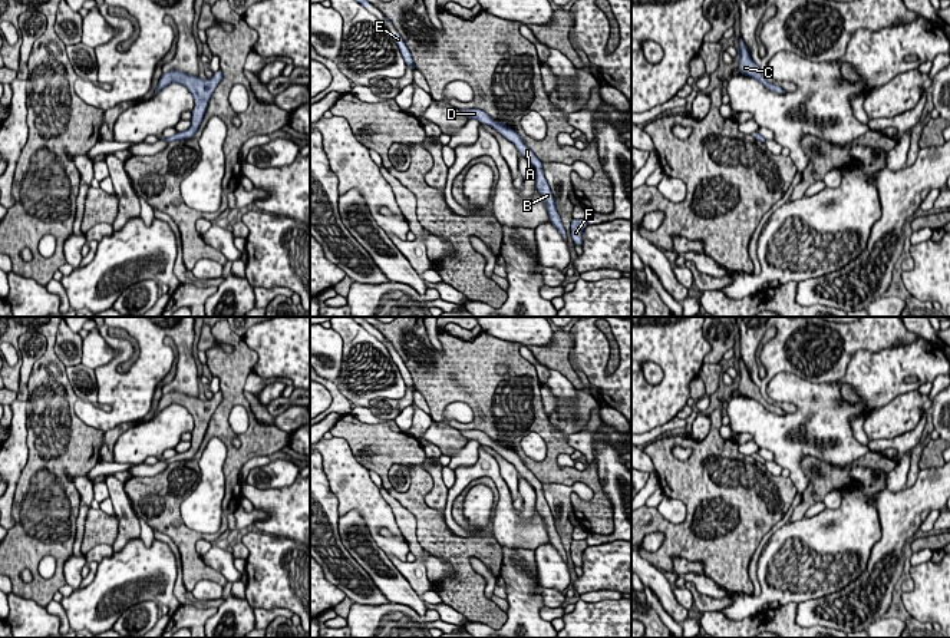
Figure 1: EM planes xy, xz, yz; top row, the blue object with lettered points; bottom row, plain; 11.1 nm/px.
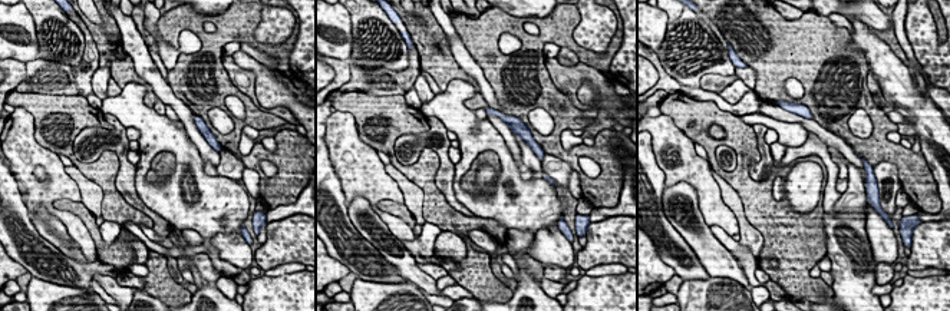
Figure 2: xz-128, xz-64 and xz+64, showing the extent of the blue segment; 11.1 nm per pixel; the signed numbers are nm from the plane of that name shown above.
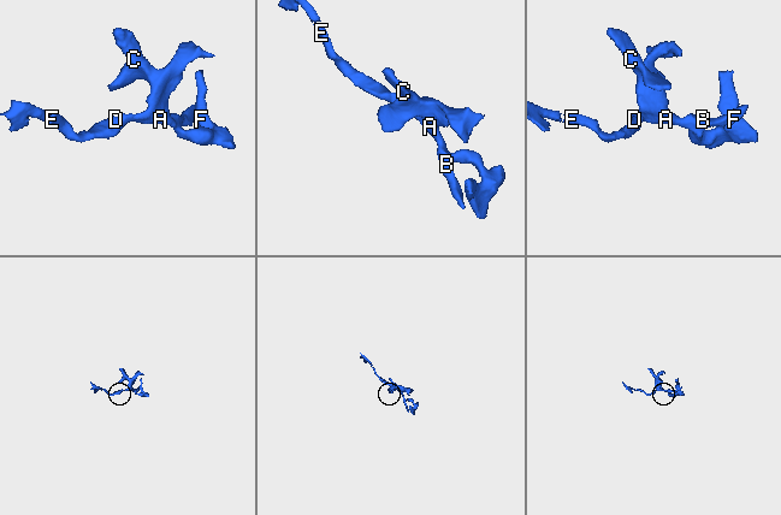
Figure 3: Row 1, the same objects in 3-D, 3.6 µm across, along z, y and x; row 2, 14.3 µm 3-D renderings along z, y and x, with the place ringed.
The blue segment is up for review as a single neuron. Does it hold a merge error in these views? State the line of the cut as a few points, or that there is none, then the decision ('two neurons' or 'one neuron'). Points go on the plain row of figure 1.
no cut | one neuron

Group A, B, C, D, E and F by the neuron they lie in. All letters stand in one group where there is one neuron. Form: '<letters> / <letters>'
A B C D E F

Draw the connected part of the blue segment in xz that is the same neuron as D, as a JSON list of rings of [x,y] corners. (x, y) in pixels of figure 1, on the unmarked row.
[[[465,430],[461,432],[462,436],[465,436],[468,440],[478,440],[479,444],[489,446],[492,447],[497,453],[499,453],[504,459],[507,459],[509,463],[515,466],[518,473],[525,477],[531,486],[535,489],[537,497],[535,497],[535,509],[538,513],[542,516],[548,536],[550,536],[550,543],[557,549],[557,552],[561,555],[561,558],[565,561],[565,551],[561,543],[561,539],[557,533],[555,525],[554,525],[554,518],[550,510],[550,506],[544,497],[542,493],[542,483],[534,476],[534,473],[524,465],[521,456],[508,449],[505,444],[495,443],[488,434],[485,434],[481,430]]]

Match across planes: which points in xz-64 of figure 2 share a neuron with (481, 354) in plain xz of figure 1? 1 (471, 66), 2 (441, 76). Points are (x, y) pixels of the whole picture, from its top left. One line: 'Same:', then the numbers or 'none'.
Same: 2

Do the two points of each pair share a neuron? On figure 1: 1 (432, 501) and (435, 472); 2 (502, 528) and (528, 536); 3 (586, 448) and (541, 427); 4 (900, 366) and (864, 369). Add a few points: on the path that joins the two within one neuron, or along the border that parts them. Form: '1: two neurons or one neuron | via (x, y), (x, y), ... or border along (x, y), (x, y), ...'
1: one neuron | via (436, 493), (436, 479)
2: one neuron | via (508, 529), (523, 535)
3: two neurons | border along (566, 436), (566, 440), (576, 449)
4: one neuron | via (891, 367), (873, 369)

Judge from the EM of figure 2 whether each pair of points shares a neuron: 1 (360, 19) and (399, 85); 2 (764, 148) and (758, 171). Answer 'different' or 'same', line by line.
1: same
2: same

